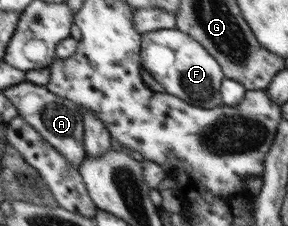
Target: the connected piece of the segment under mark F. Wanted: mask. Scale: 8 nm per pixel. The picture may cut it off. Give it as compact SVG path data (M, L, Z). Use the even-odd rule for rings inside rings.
M175 29L153 30L141 35L141 65L165 90L195 107L213 109L223 105L220 93L224 75L220 64L188 33Z

